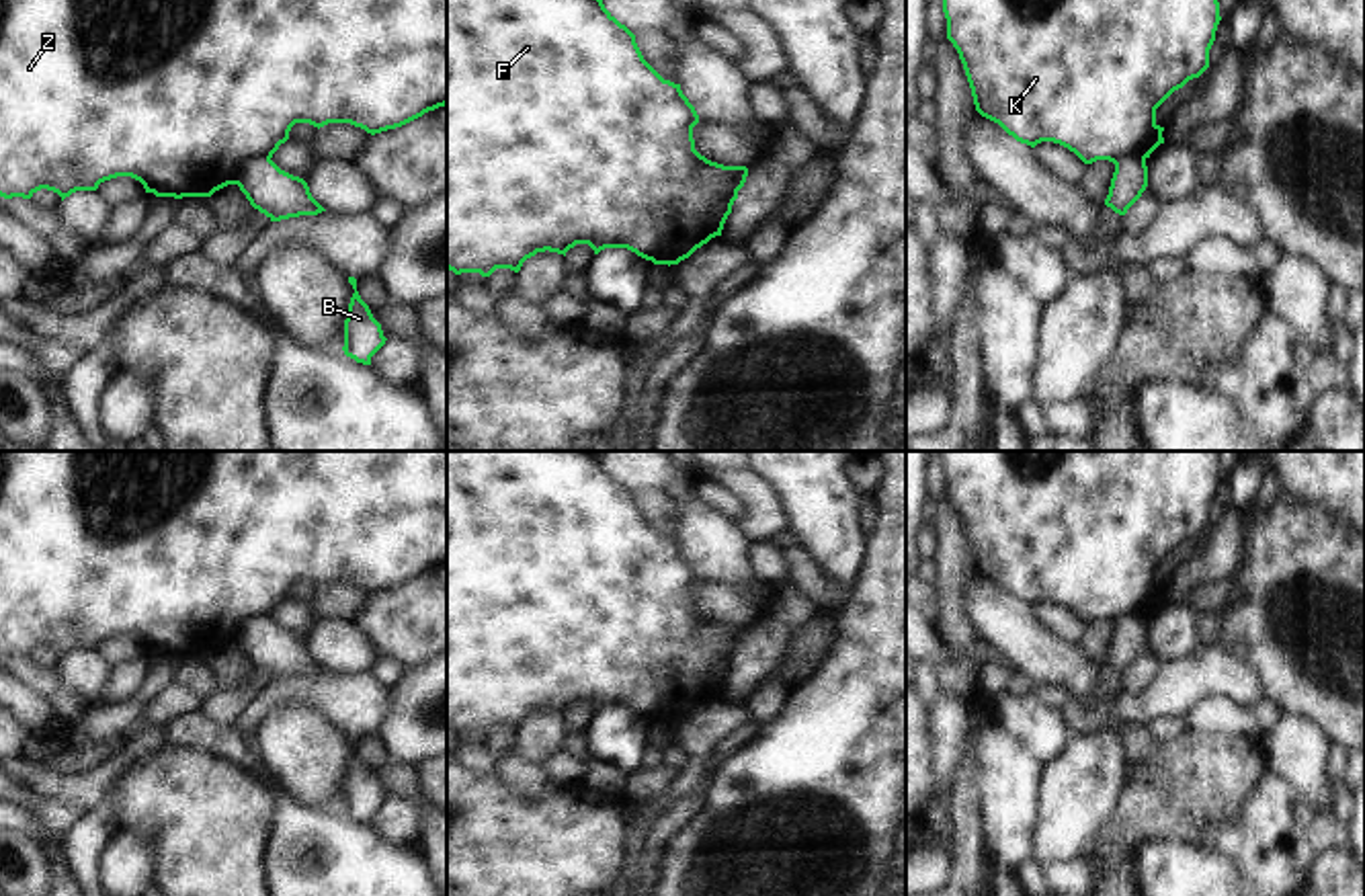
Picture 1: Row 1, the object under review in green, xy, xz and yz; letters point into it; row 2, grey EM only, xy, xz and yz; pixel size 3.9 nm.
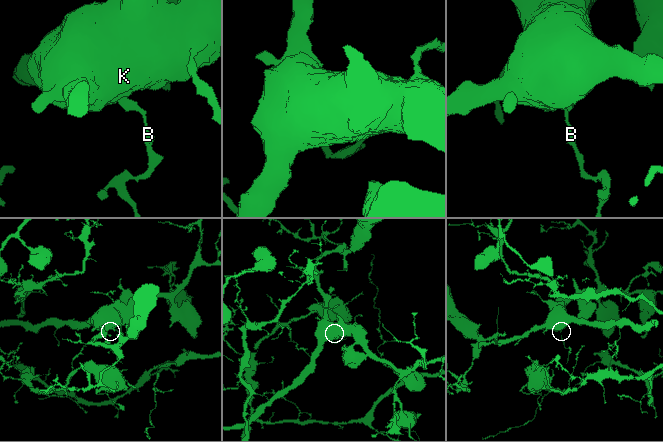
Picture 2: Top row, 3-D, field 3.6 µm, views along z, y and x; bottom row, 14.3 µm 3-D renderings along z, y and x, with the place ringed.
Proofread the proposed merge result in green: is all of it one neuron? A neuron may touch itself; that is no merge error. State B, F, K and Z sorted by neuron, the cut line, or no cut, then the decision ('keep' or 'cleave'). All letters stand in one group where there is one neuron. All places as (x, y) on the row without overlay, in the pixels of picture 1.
B / F K Z; cut in xy along (269, 616), (249, 620), (236, 642); cleave

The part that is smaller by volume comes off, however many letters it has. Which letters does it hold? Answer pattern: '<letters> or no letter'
B

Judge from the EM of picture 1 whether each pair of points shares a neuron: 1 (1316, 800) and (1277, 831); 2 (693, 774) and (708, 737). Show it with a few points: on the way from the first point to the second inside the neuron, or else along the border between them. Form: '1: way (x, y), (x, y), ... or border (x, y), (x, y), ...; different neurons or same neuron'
1: border (1271, 776), (1279, 776), (1316, 812); different neurons
2: way (693, 765), (699, 745); same neuron

